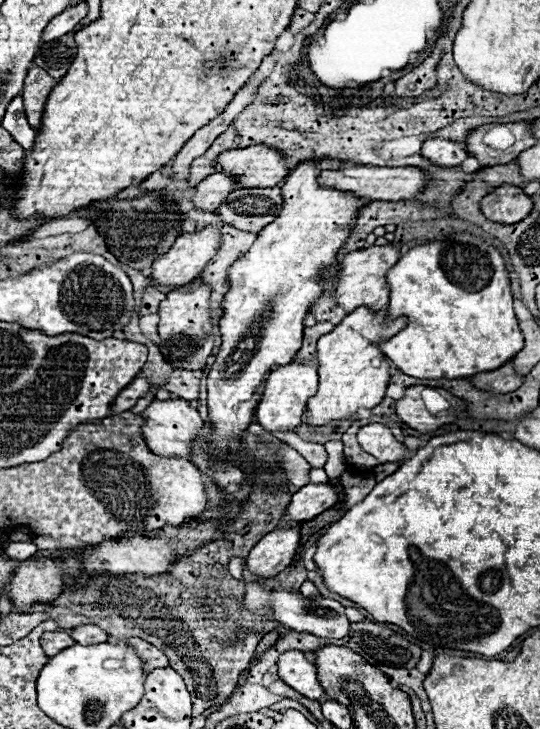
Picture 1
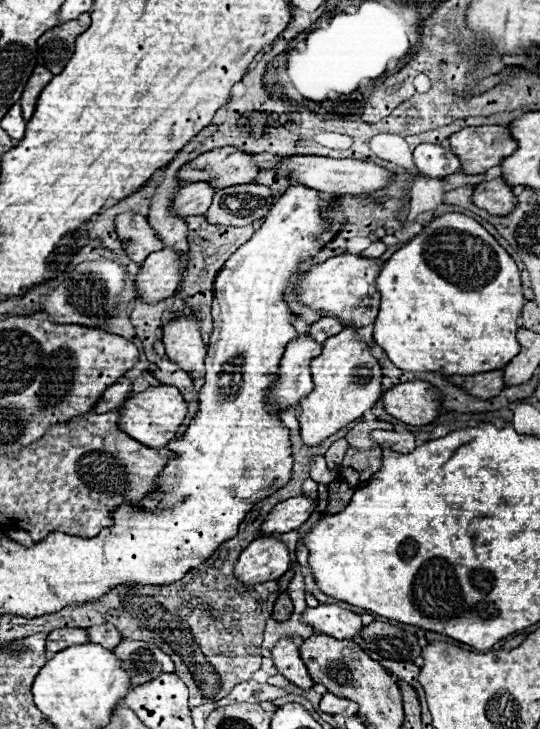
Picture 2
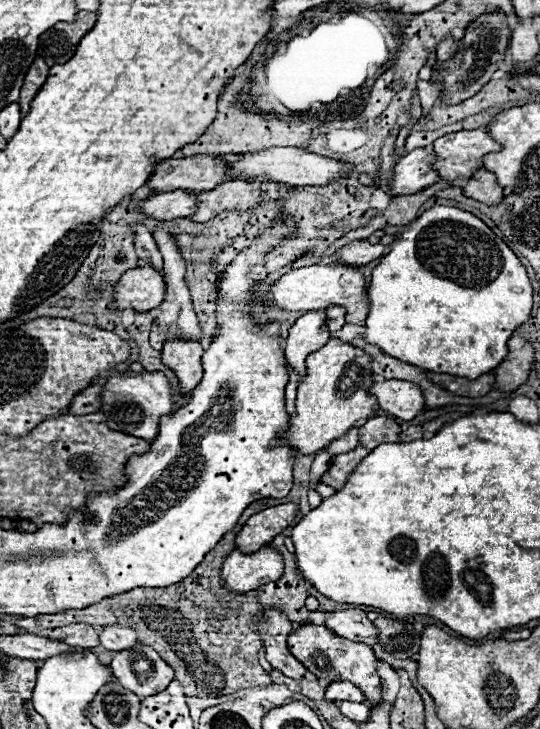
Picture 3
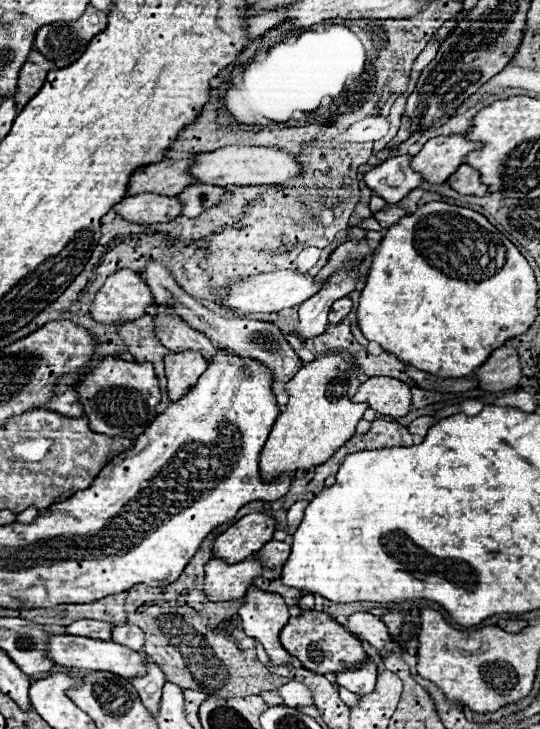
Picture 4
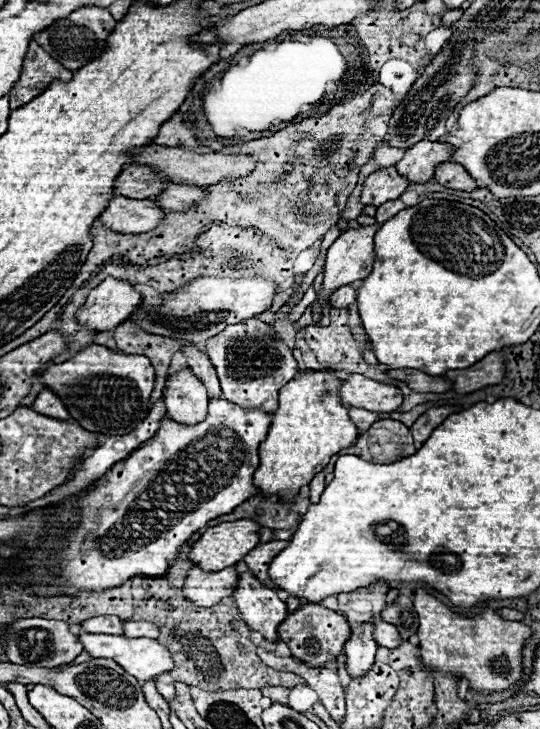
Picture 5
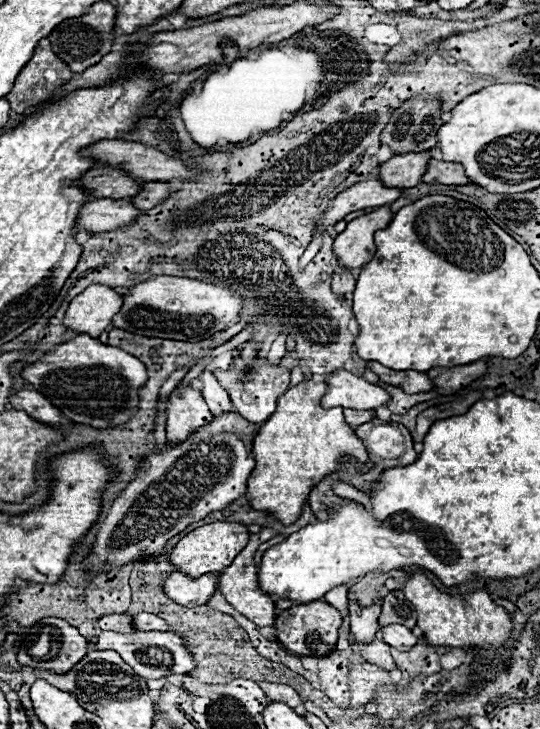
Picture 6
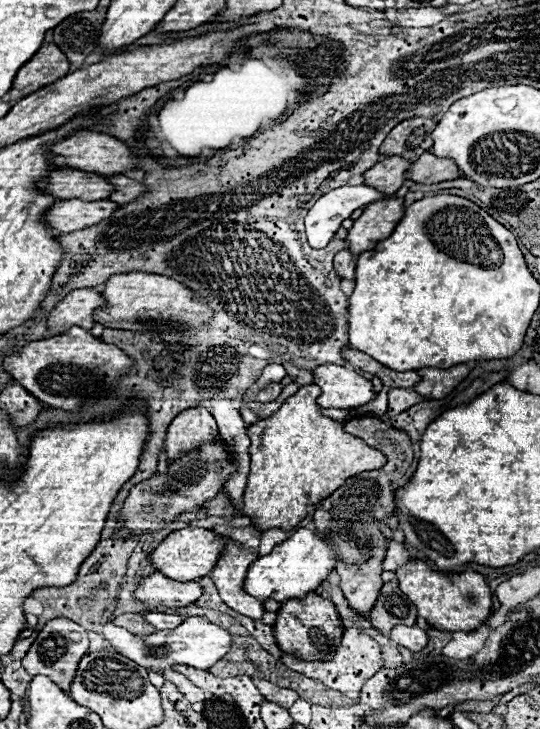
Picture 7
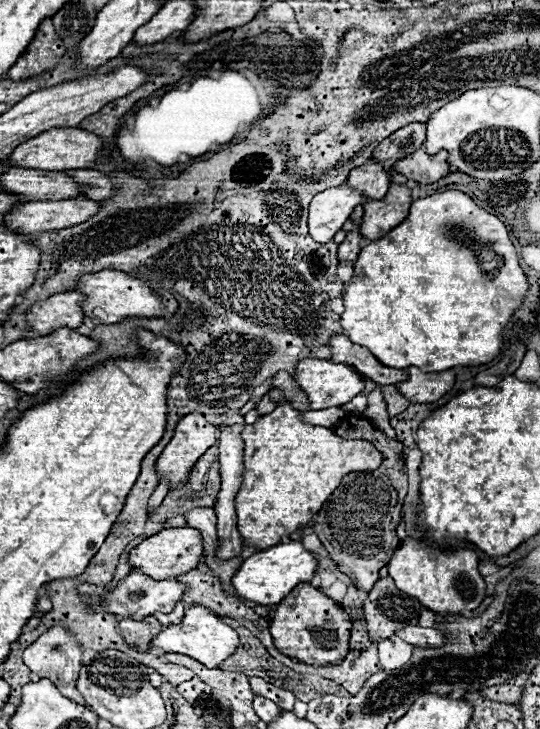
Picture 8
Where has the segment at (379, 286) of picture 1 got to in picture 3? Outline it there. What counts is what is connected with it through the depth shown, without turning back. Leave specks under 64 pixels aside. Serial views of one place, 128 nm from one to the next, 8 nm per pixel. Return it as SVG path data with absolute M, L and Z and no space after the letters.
M332 262L332 264L312 264L284 274L276 280L266 294L262 294L264 306L278 306L286 310L324 310L328 306L344 306L348 324L366 324L370 310L370 298L366 292L366 278L360 266Z

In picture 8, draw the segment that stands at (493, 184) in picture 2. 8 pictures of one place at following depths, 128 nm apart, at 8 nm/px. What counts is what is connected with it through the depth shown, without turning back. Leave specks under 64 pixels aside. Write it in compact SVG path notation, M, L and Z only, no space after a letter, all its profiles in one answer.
M416 150L414 154L406 156L404 160L394 164L394 170L398 174L404 174L408 180L414 180L418 184L432 184L450 174L446 162L446 152L438 154L426 154L424 150Z

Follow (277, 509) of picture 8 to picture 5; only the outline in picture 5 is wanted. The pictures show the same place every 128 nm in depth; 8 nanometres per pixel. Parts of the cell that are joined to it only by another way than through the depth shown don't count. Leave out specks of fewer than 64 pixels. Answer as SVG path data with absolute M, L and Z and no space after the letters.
M332 370L300 372L294 380L280 388L280 406L274 412L268 438L260 444L262 462L254 472L254 484L262 496L280 496L280 500L294 500L304 484L308 484L330 460L332 454L352 446L358 438L358 428L348 416L348 406L340 402L340 388L344 380L336 378Z

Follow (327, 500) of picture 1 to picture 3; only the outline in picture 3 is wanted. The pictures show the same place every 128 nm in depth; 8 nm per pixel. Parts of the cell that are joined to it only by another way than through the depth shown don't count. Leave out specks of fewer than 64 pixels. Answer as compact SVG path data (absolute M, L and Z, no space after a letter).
M288 502L254 514L236 536L238 550L258 552L262 546L270 544L284 528L288 528L296 520L298 512L300 512L298 504Z

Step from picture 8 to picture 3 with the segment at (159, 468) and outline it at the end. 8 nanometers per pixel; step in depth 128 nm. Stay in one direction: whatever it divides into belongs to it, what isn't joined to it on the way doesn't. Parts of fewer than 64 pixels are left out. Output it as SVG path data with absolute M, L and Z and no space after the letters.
M166 340L162 348L162 362L176 372L182 392L190 392L202 380L202 354L204 348L198 340Z

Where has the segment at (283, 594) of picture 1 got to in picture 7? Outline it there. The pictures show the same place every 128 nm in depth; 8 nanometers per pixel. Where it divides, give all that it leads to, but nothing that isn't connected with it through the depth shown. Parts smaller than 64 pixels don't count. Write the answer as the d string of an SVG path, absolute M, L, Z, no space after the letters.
M394 626L390 630L390 640L398 646L408 648L410 652L420 652L428 644L428 636L418 626Z

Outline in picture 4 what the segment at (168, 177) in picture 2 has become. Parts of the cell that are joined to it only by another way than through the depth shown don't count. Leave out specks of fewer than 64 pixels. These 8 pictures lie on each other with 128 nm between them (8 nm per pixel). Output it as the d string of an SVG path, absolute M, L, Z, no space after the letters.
M158 304L158 314L154 316L154 334L156 338L170 350L170 352L202 352L202 356L208 360L216 348L206 338L206 334L192 328L182 316L174 312L168 304Z

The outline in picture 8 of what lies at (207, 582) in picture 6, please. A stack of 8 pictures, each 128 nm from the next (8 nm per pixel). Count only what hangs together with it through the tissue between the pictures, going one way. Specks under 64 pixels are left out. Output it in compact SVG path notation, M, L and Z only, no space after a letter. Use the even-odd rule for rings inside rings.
M130 572L128 578L124 578L118 586L116 586L116 592L114 594L106 594L102 604L96 606L96 610L100 612L108 612L108 614L118 614L120 618L134 618L134 620L142 620L144 616L152 616L156 612L162 612L162 614L168 614L174 610L176 602L182 600L182 596L186 594L188 586L178 582L178 580L152 580L150 576L146 574L140 574L140 572ZM118 590L128 590L128 600L126 598L120 598Z

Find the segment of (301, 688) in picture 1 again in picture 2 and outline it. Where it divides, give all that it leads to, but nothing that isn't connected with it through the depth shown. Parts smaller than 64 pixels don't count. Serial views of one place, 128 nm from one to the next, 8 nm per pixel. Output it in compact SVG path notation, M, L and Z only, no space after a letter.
M280 640L272 650L272 660L274 660L274 666L278 668L278 672L282 676L286 676L298 688L310 690L314 686L294 640Z

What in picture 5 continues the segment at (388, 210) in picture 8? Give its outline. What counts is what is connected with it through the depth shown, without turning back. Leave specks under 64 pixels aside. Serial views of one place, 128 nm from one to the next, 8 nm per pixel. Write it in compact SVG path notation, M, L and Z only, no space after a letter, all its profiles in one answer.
M380 224L374 226L360 226L360 228L350 228L348 232L344 232L328 250L326 254L326 266L324 266L324 282L322 282L322 290L318 292L316 300L310 304L312 312L318 312L318 320L314 320L316 324L320 324L322 316L324 316L324 308L332 296L332 292L340 286L352 284L356 280L364 280L370 272L372 272L372 262L374 262L374 234L378 230Z

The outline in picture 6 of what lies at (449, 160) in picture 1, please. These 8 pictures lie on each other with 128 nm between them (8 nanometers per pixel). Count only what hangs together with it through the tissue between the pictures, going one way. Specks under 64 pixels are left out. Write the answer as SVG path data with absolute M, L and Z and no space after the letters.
M380 178L364 180L360 184L350 186L346 192L340 192L340 196L332 200L332 206L318 220L312 242L308 244L308 250L300 258L300 270L304 270L306 264L316 256L316 252L318 252L318 248L322 244L322 232L328 226L334 226L338 220L342 220L350 212L392 204L400 196L402 196L400 188L388 188L388 186L384 186L384 182Z

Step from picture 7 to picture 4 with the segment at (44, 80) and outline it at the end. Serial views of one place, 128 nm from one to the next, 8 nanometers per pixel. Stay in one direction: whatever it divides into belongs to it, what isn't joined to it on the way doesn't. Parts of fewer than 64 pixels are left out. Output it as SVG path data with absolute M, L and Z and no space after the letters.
M34 50L28 56L28 60L22 66L22 72L20 72L18 92L14 96L14 100L16 100L16 112L22 112L22 108L30 102L30 98L34 98L38 94L38 90L44 86L46 74L50 70L56 70L56 64L46 60L40 52Z

